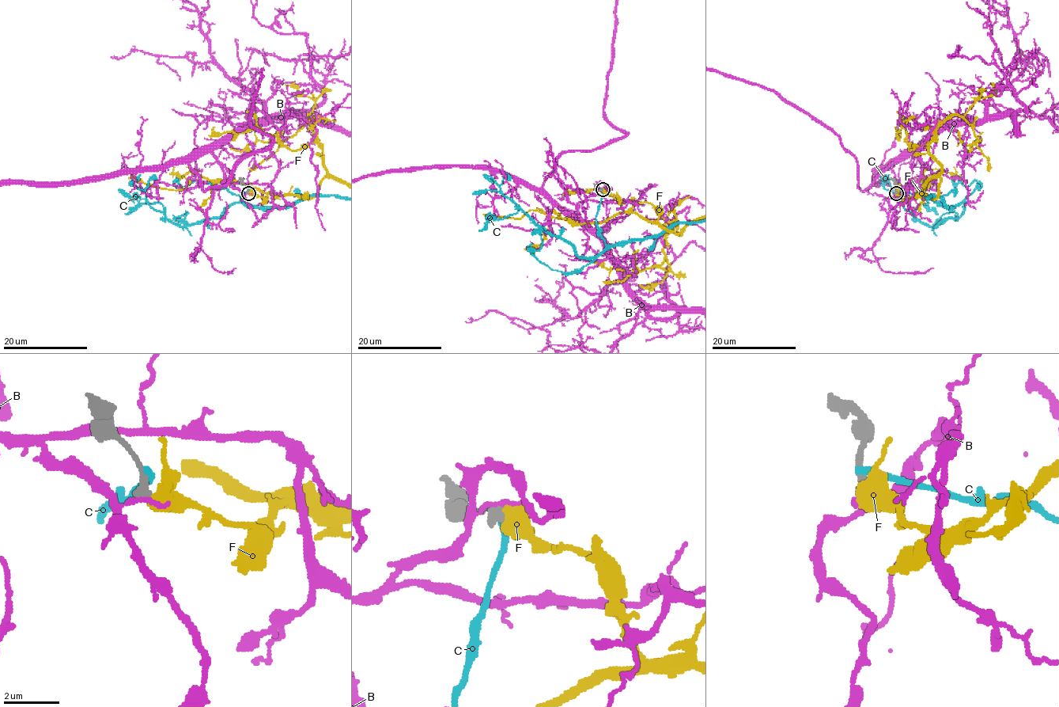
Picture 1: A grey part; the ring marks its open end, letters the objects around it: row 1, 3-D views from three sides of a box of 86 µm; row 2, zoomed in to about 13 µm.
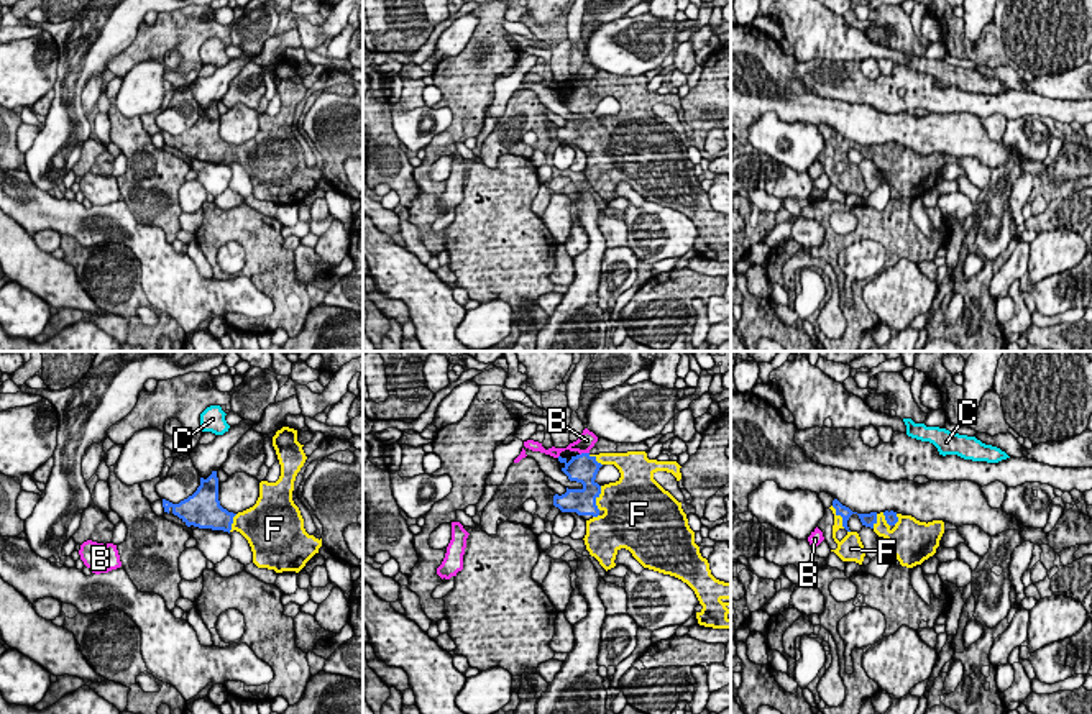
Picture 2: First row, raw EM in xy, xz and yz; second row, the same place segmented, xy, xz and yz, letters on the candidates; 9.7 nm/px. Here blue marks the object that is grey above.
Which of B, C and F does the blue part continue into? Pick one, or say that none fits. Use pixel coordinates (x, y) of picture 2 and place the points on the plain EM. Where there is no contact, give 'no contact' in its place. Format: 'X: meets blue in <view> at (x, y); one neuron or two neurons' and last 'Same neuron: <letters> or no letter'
B: meets blue in xz at (583, 86); two neurons
C: no contact; two neurons
F: meets blue in xz at (596, 128); one neuron
Same neuron: F

